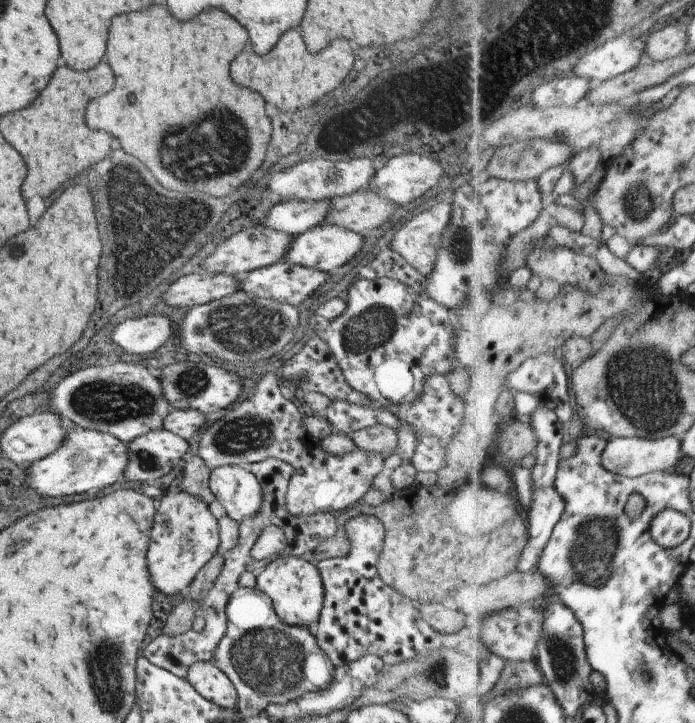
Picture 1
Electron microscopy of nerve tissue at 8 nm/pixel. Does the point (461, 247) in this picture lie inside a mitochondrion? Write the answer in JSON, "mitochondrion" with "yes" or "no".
{"mitochondrion":"yes"}

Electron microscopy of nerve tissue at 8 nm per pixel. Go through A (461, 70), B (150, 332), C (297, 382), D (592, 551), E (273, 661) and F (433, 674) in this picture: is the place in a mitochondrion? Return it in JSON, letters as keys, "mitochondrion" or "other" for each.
{"A":"other","B":"other","C":"other","D":"mitochondrion","E":"mitochondrion","F":"mitochondrion"}

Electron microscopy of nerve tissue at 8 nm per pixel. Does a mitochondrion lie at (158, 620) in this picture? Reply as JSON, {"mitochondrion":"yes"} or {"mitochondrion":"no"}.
{"mitochondrion":"no"}

